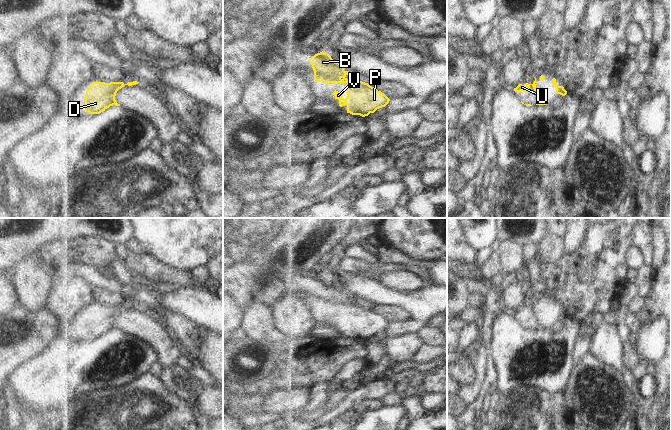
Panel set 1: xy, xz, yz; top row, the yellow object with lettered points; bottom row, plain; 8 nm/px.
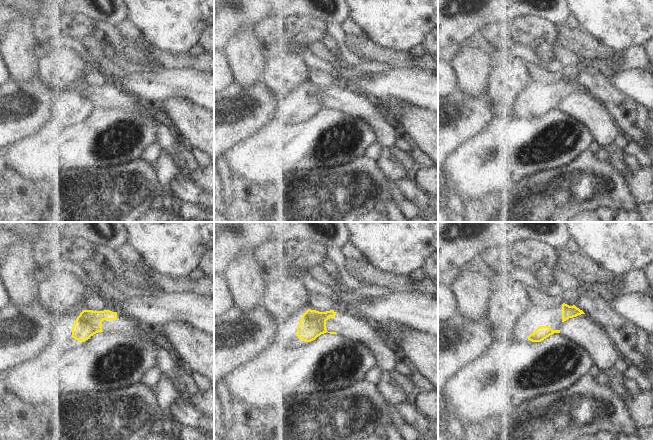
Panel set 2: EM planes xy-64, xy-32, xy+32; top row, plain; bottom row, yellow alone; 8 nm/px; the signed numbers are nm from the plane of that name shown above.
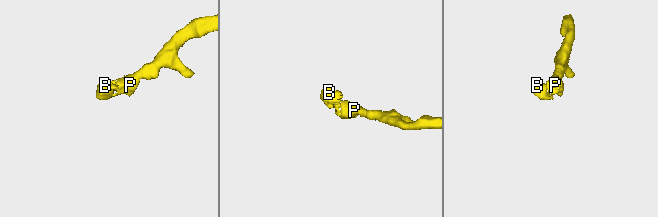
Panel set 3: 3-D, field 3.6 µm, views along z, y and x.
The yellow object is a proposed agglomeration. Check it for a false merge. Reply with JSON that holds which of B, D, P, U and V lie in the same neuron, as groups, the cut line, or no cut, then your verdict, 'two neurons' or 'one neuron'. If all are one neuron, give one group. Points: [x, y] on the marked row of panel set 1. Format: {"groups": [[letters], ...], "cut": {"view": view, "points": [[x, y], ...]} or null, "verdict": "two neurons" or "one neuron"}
{"groups": [["B", "D", "P", "U", "V"]], "cut": null, "verdict": "one neuron"}

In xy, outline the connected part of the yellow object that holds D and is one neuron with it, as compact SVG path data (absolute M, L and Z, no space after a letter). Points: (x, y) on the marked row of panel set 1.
M92 82L85 93L85 111L89 114L100 114L110 106L120 106L115 100L116 93L125 85L132 86L139 82Z

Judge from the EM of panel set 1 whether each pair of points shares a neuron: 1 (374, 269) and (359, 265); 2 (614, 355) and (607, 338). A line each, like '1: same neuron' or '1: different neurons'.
1: same neuron
2: same neuron

